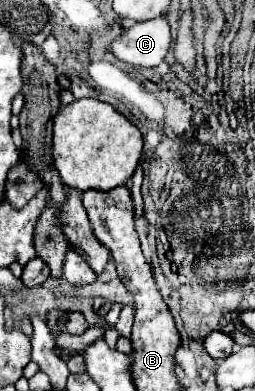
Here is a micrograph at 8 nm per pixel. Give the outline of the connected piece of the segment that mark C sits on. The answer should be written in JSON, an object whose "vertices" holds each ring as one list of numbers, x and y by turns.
{"vertices":[[164,16,154,18,150,22,136,22,126,28,122,36,118,36,110,44,110,52,114,58,142,68,158,66,170,48,170,26]]}

